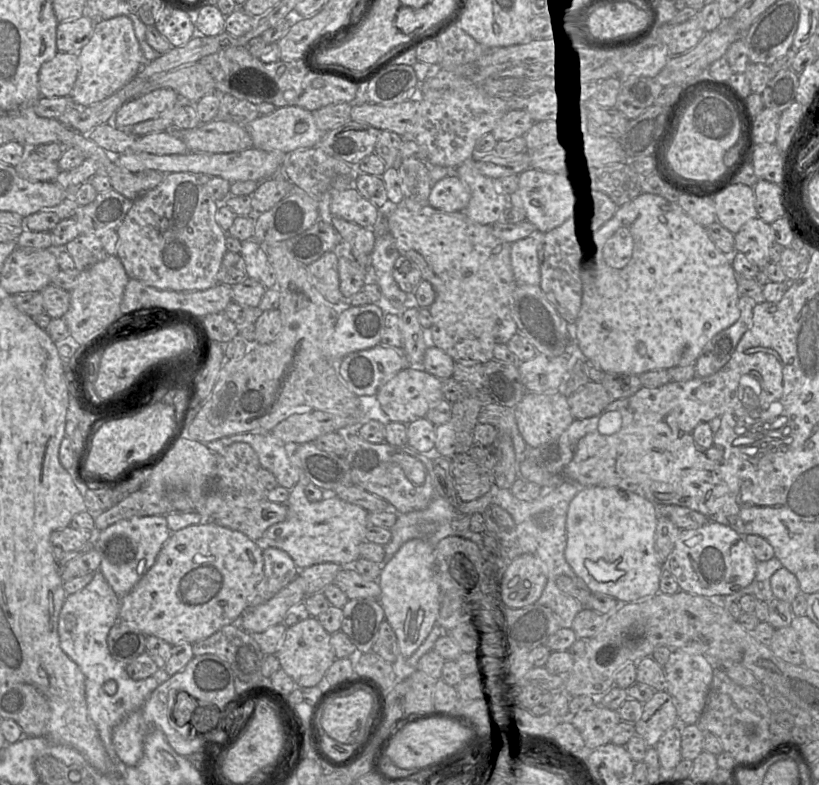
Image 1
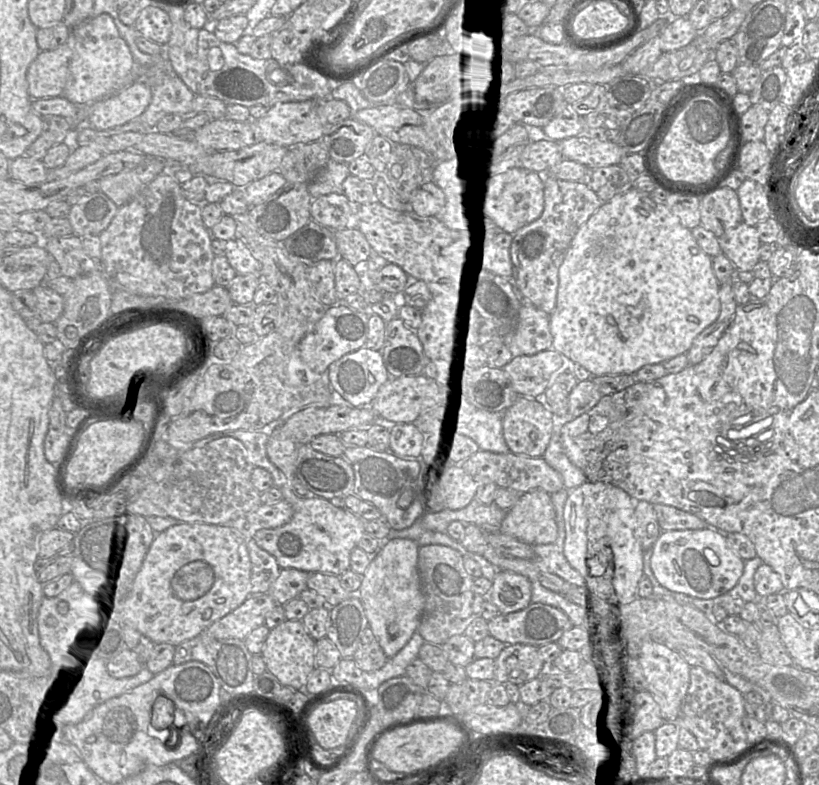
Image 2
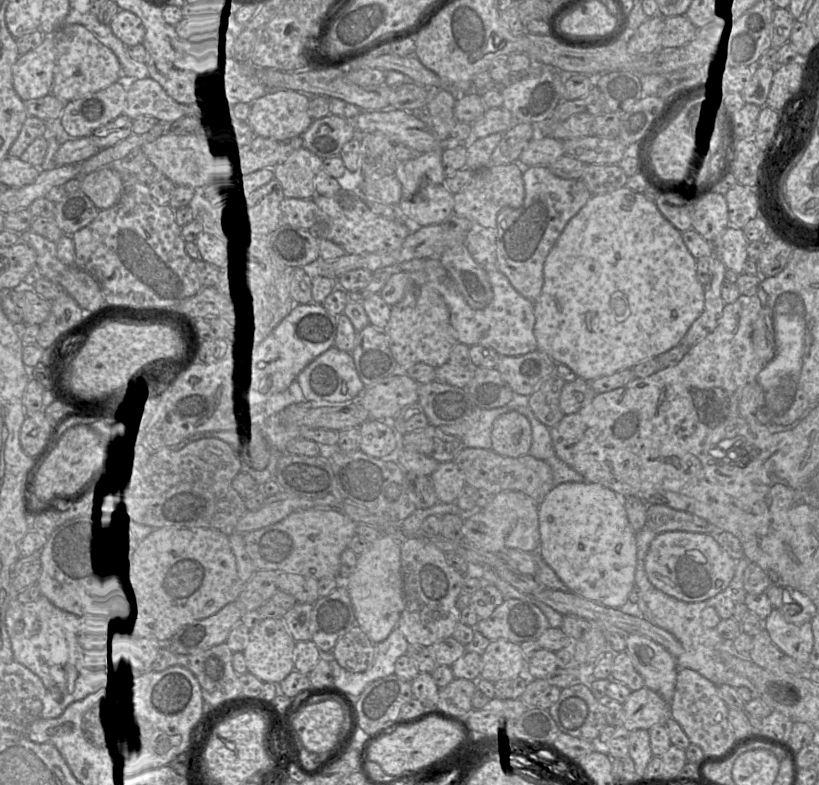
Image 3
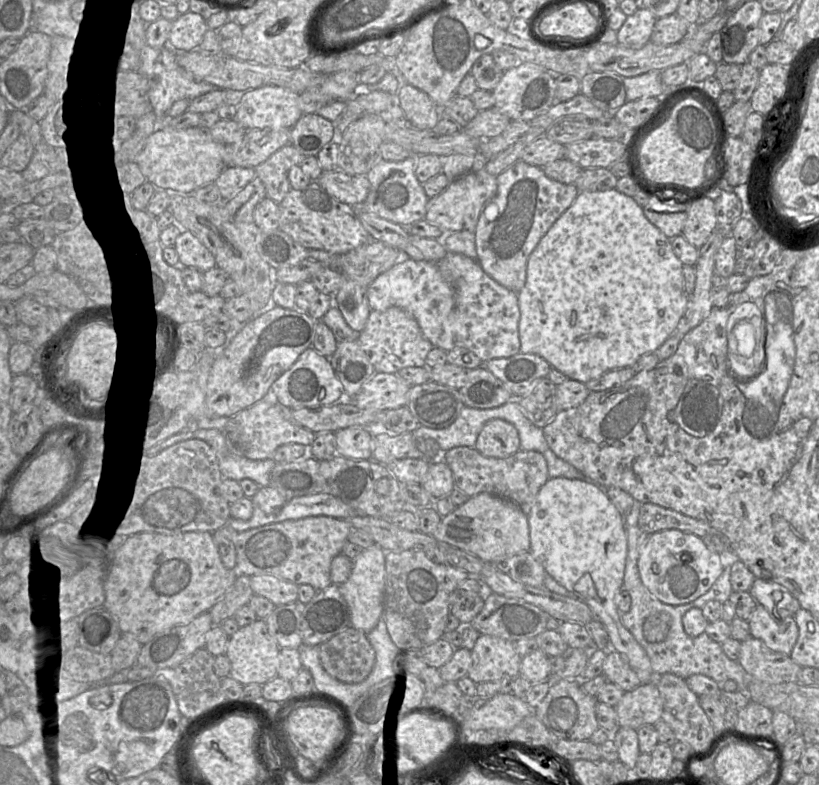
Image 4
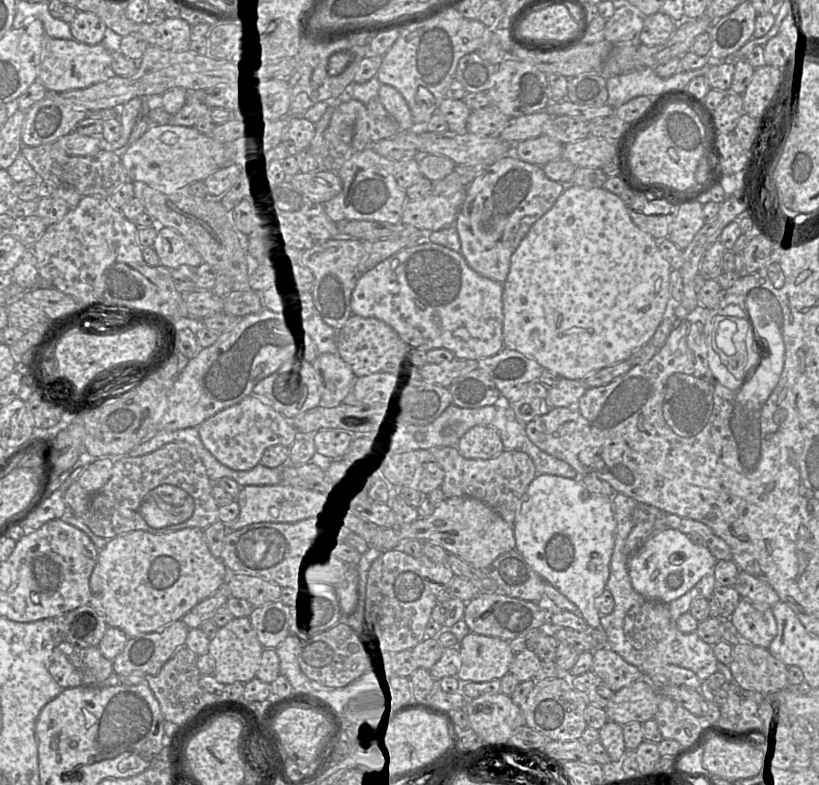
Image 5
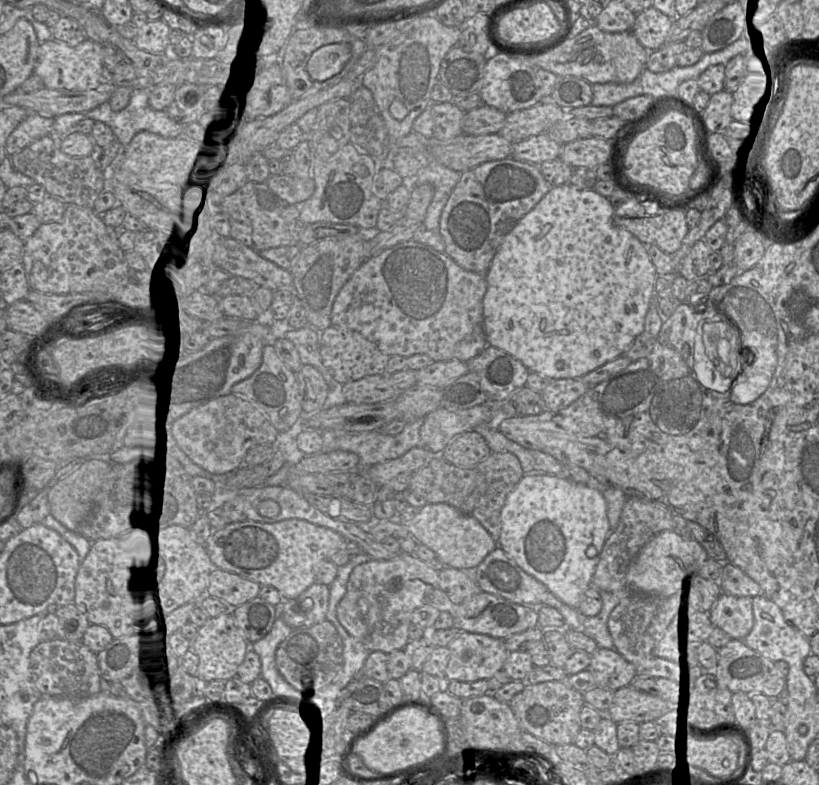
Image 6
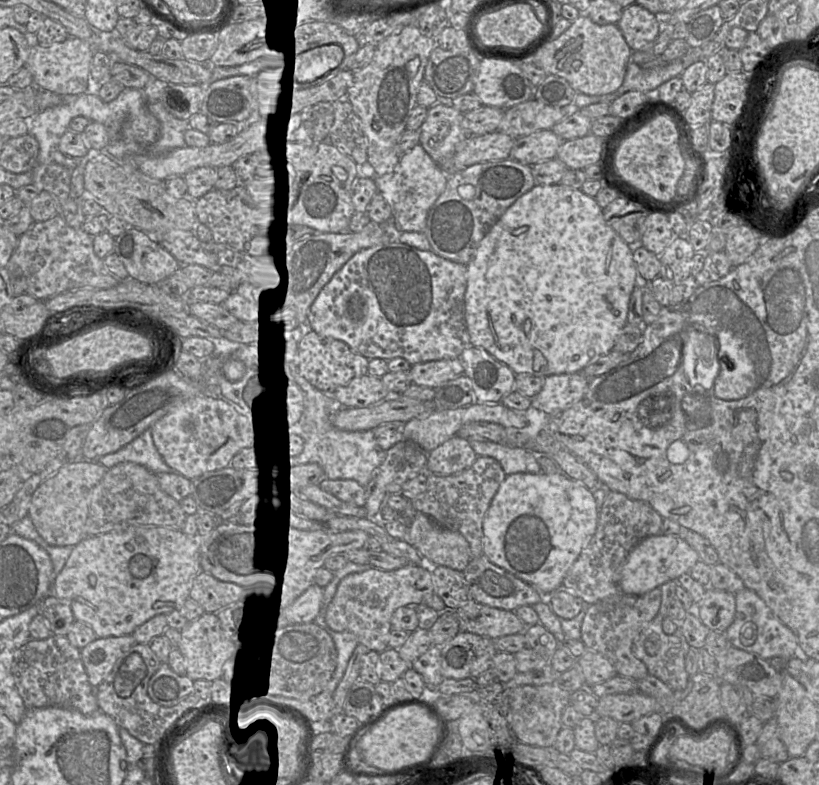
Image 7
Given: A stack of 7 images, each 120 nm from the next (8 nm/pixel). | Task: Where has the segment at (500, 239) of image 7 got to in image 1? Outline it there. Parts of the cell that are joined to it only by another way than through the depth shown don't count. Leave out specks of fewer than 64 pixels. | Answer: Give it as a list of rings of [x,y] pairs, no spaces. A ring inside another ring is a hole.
[[[641,193],[632,201],[619,206],[590,243],[580,270],[581,308],[578,318],[572,325],[573,340],[585,358],[606,373],[640,375],[652,370],[694,365],[705,345],[740,317],[737,274],[731,264],[731,256],[719,250],[710,239],[706,228],[696,223],[676,202],[671,202],[662,195]]]

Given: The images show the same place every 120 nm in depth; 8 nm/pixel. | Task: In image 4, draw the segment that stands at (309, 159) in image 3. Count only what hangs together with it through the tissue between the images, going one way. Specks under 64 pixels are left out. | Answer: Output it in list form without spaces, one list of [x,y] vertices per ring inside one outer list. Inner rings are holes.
[[[286,145],[272,154],[255,168],[256,176],[266,189],[266,198],[280,203],[292,190],[288,172],[293,166],[299,166],[305,158],[295,147]]]

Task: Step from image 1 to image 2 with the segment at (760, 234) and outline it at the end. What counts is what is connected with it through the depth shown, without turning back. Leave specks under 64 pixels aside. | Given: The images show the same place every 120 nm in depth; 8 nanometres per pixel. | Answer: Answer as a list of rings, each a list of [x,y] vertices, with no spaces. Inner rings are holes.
[[[745,222],[727,230],[718,238],[722,253],[741,271],[752,271],[760,261],[761,241],[755,226]]]

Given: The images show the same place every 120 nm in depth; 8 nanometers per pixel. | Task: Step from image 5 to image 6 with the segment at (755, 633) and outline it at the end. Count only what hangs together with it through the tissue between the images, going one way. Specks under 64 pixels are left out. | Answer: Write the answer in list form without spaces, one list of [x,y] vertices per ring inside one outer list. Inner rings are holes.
[[[722,593],[709,617],[713,626],[722,629],[731,639],[743,640],[754,625],[752,598]]]

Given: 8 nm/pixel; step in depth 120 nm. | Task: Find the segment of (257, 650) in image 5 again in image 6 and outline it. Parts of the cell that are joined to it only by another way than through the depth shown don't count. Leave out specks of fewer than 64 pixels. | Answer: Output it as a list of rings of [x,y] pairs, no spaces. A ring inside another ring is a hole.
[[[230,612],[210,618],[200,626],[189,647],[189,650],[199,658],[197,676],[206,682],[236,677],[238,668],[249,649],[250,643],[244,638],[243,632],[237,627]]]

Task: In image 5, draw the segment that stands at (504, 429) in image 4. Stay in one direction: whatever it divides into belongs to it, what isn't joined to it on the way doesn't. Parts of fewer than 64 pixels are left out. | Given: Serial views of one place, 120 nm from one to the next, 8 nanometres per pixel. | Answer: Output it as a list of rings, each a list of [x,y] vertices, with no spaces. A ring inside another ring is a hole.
[[[485,425],[469,429],[456,447],[467,459],[491,459],[504,451],[498,431],[492,426]]]

